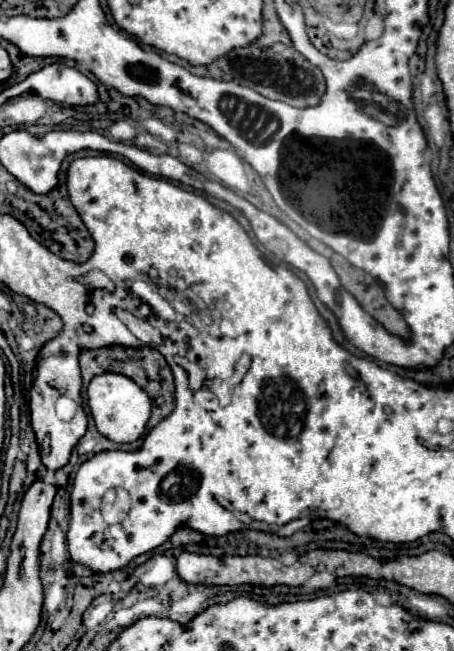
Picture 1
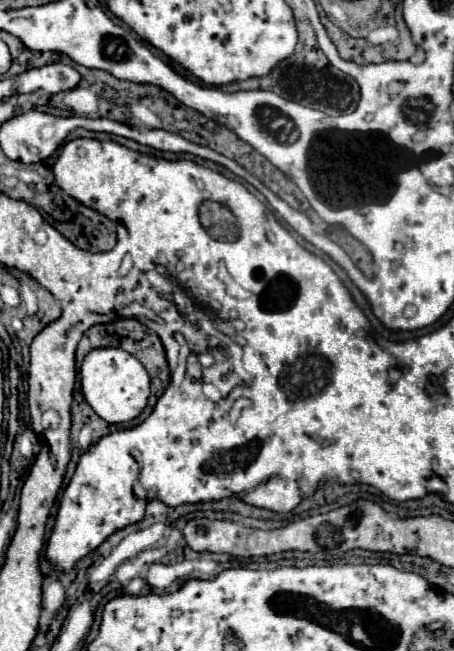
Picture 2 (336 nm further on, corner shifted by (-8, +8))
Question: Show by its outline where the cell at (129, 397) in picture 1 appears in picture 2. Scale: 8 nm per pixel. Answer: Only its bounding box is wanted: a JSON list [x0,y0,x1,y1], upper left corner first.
[82,348,150,424]

